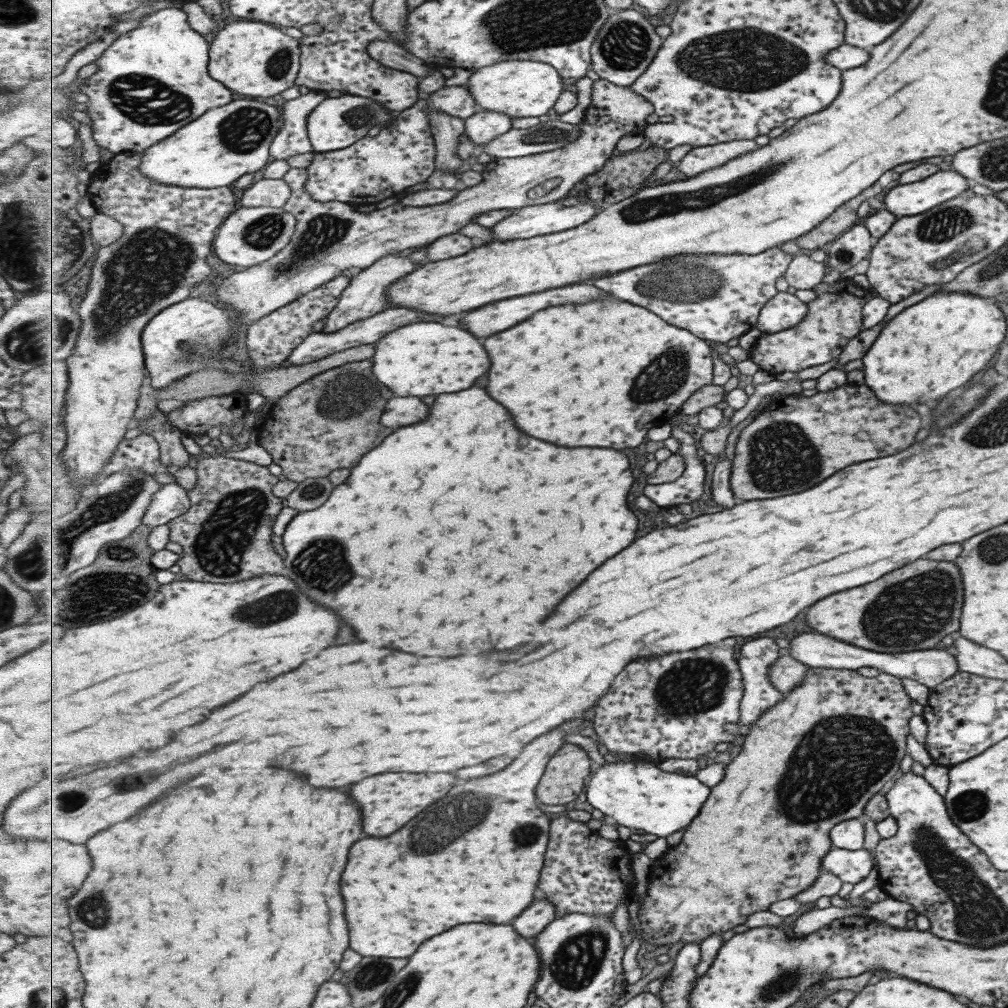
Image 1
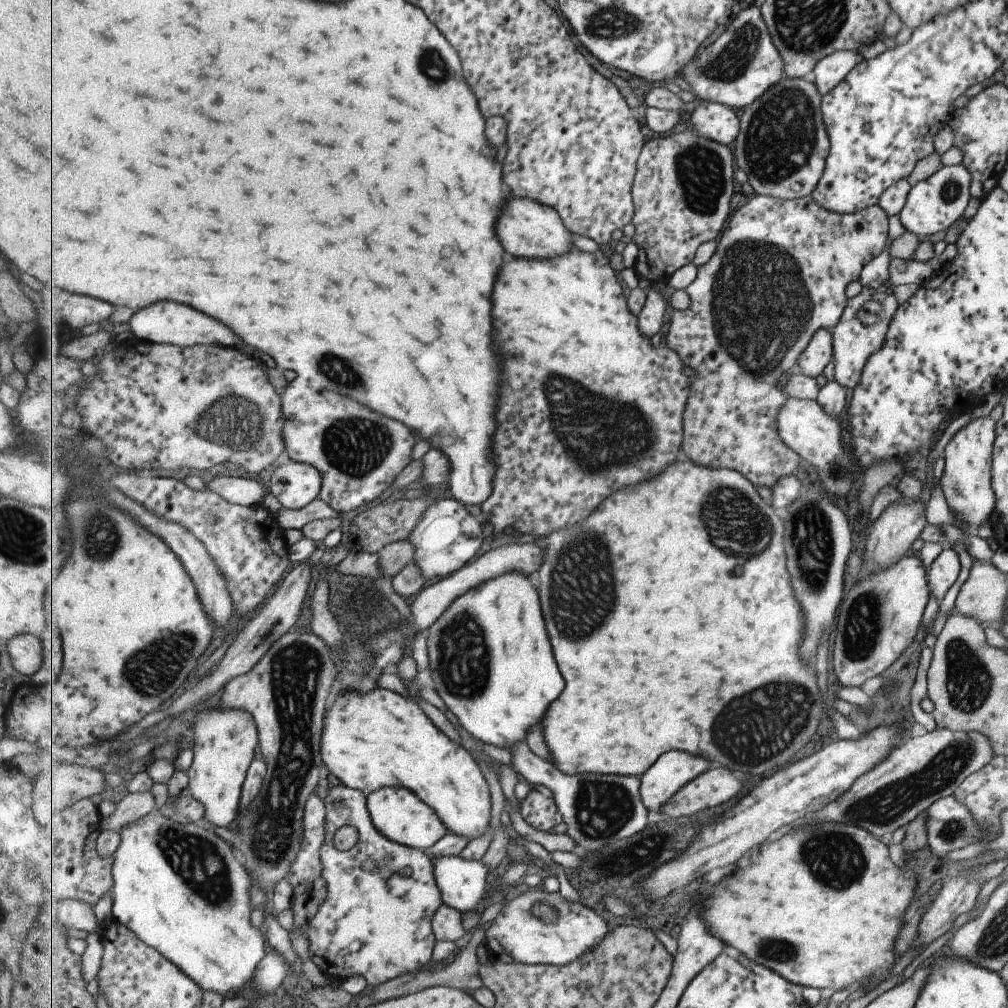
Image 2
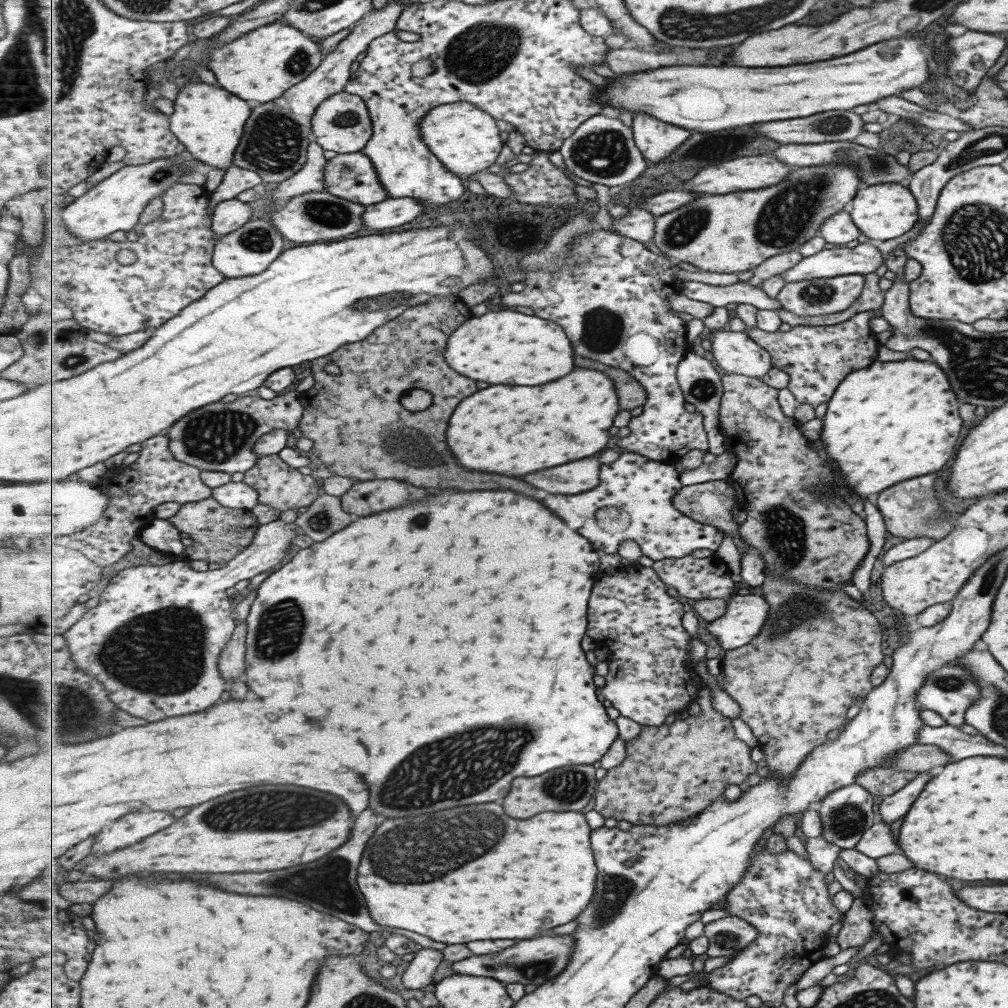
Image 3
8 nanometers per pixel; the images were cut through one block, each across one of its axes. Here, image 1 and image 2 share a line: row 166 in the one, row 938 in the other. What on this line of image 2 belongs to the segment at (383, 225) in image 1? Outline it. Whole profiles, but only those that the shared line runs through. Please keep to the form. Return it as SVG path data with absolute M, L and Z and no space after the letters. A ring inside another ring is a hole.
M538 886L506 902L502 911L494 918L493 924L486 930L484 943L494 962L514 961L525 965L553 964L569 966L583 954L597 950L601 942L611 932L607 922L599 912L583 903L574 904L563 899L558 893L546 892ZM539 902L551 904L557 910L555 922L545 922L537 918L533 906Z

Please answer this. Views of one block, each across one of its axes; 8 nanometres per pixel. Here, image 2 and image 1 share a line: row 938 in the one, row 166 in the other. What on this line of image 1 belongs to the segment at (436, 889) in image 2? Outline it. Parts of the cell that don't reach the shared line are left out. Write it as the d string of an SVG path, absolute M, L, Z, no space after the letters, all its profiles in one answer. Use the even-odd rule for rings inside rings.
M467 85L445 86L428 98L418 98L411 108L396 111L396 120L382 126L374 138L367 136L343 150L316 153L314 161L308 166L306 191L309 196L317 202L376 205L397 192L424 183L436 170L436 138L428 119L428 114L435 110L467 120L479 111L479 105Z

